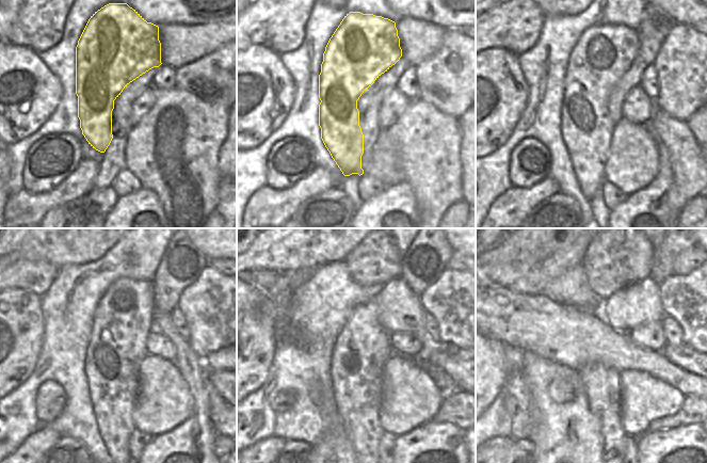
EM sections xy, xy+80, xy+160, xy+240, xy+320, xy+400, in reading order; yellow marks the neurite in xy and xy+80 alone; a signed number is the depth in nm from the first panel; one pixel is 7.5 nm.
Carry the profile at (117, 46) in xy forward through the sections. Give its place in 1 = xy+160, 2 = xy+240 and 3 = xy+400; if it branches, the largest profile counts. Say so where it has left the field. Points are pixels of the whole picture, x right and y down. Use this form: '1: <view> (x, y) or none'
1: xy+160 (603, 54)
2: xy+240 (123, 320)
3: xy+400 (603, 387)

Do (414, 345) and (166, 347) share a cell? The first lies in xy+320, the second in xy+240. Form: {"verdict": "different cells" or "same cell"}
{"verdict": "same cell"}

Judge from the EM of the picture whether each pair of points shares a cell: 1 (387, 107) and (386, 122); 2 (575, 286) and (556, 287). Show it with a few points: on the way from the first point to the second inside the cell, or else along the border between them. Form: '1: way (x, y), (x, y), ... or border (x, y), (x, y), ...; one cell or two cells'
1: way (387, 110), (386, 118); one cell
2: way (571, 287), (560, 287); one cell

